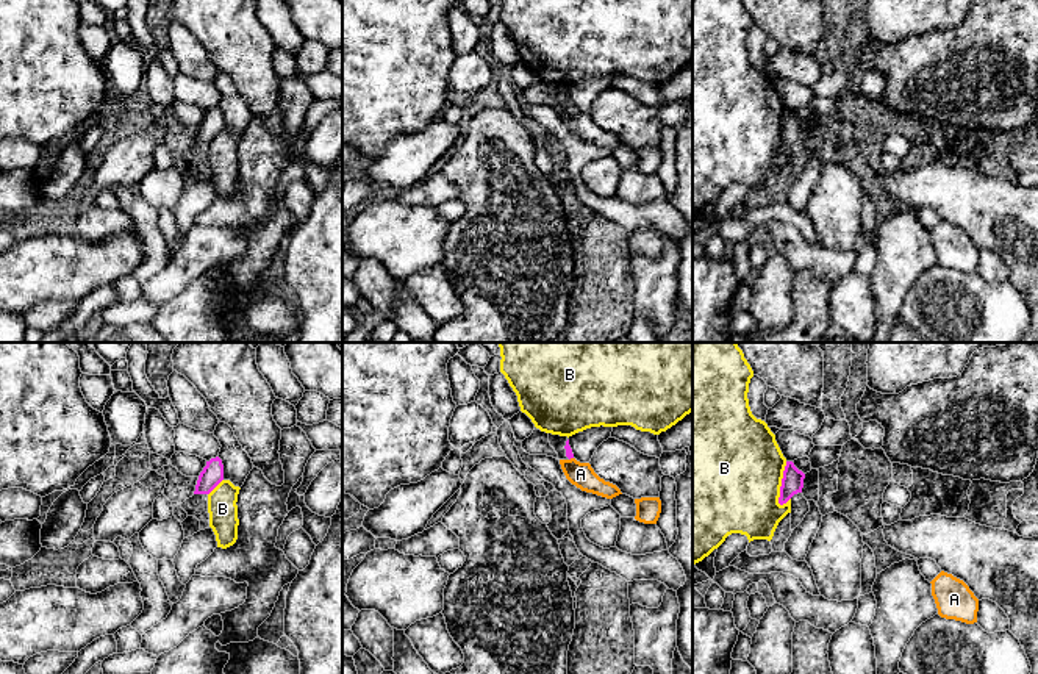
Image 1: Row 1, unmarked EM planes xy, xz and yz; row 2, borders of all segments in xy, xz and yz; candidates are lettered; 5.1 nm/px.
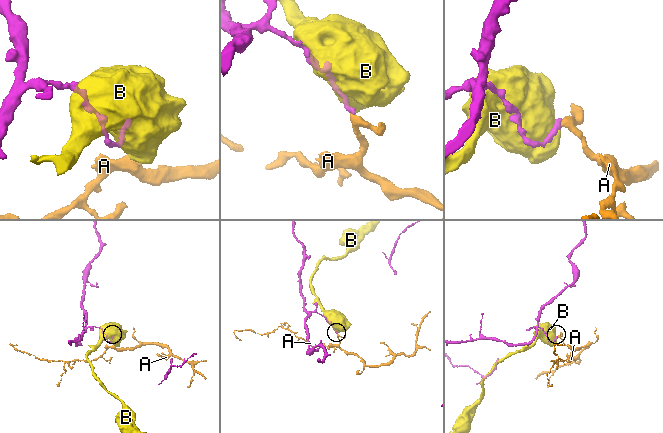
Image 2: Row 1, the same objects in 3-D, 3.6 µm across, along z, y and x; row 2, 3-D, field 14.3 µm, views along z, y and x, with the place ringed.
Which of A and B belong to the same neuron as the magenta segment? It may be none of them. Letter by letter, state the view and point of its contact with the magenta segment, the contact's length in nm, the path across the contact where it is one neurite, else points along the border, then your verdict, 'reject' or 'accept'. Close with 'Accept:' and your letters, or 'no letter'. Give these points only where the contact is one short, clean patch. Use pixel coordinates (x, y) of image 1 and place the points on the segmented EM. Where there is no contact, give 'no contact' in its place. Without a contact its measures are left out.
A: contact xz (571, 457); length 30 nm; border xz (572, 457), (569, 460); reject
B: contact yz (782, 483); length 240 nm; reject
Accept: no letter

